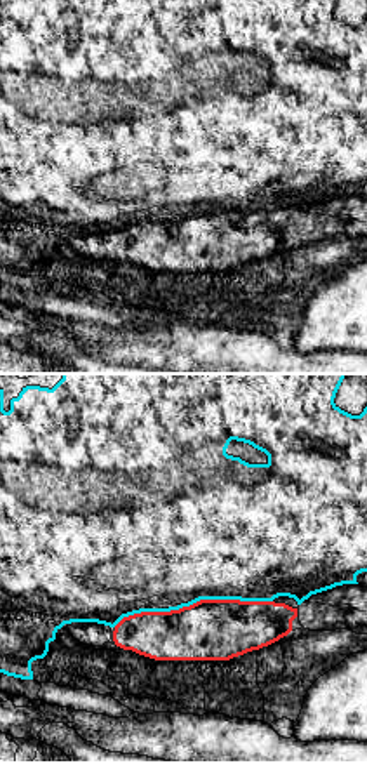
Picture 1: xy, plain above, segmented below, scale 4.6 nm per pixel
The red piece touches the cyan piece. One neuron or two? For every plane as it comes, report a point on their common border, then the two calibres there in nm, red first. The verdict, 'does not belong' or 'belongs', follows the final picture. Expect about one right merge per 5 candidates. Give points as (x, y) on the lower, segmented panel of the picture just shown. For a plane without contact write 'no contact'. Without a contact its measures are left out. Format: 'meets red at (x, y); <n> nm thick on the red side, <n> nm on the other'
meets red at (193, 603); 280 nm thick on the red side, 500 nm on the other

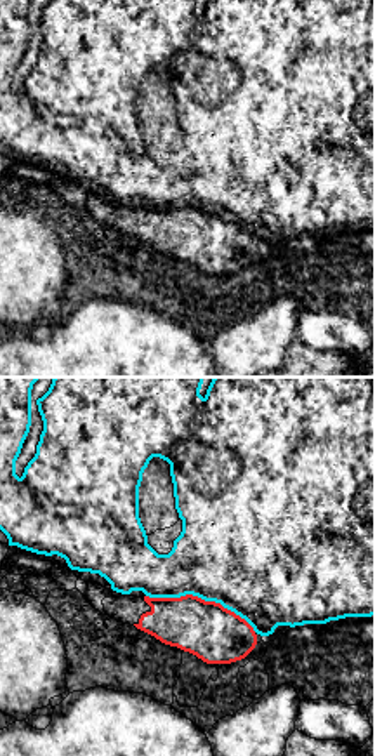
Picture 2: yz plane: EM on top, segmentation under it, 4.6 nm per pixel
meets red at (200, 598); 260 nm thick on the red side, 480 nm on the other

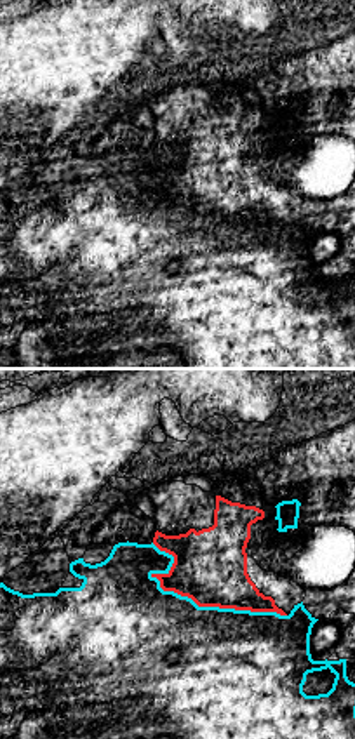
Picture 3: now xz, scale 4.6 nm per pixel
meets red at (195, 602); 340 nm thick on the red side, 480 nm on the other

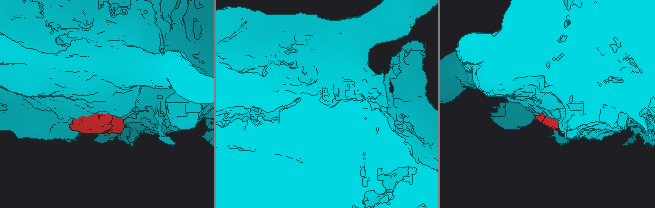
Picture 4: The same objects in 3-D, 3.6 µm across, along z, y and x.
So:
does not belong

